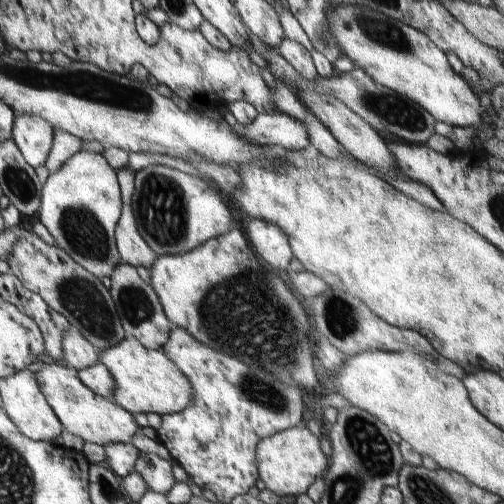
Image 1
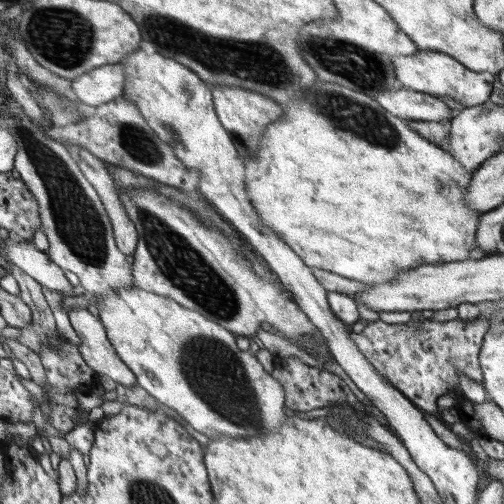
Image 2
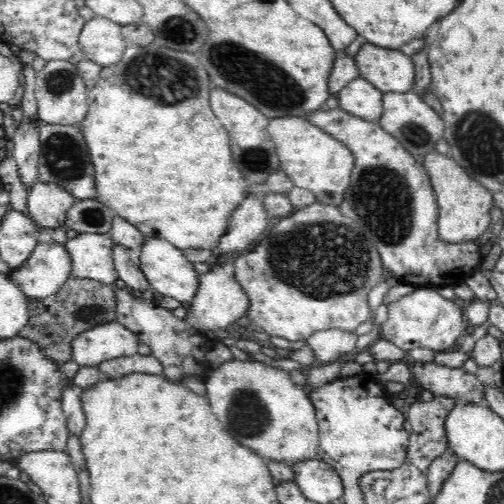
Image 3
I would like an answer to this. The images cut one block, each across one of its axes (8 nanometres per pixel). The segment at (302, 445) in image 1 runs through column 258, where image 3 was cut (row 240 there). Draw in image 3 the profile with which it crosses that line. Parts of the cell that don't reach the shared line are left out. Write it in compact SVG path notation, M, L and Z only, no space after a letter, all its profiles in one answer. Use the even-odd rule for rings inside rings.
M432 152L424 158L424 168L428 170L430 182L434 186L436 198L438 198L438 234L442 240L454 244L454 242L466 242L466 240L486 240L490 236L490 210L496 206L492 200L492 192L484 188L478 180L468 176L466 168L462 168L452 156L444 156L438 152Z

